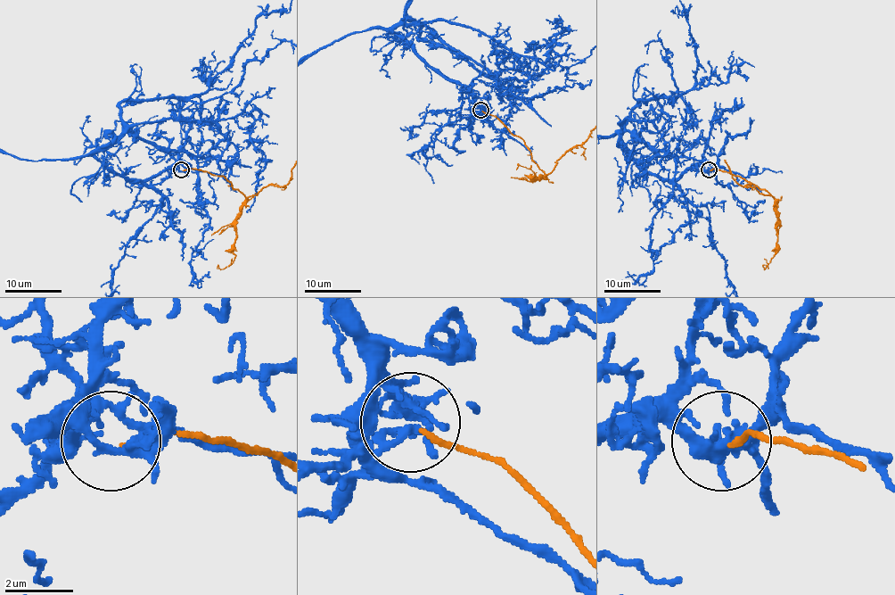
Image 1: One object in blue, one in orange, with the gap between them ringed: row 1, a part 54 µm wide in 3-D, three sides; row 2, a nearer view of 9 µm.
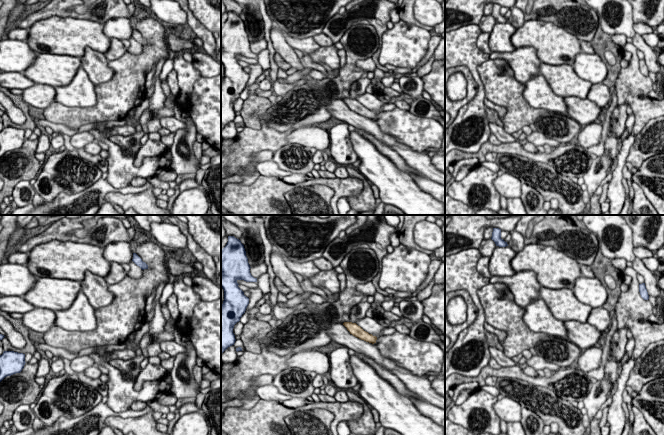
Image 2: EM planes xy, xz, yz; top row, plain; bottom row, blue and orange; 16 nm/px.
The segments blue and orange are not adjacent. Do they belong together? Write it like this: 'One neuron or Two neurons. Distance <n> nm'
Two neurons. Distance 1550 nm

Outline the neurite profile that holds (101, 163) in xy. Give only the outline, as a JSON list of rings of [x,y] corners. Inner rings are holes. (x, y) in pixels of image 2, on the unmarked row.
[[[81,150],[80,155],[83,159],[93,162],[103,173],[108,171],[107,160],[105,158],[102,158],[99,154],[92,155]]]

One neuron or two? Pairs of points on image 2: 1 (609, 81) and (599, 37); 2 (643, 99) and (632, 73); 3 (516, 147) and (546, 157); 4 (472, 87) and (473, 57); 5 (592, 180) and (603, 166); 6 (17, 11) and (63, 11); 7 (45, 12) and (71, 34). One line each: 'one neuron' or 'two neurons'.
1: one neuron
2: one neuron
3: one neuron
4: two neurons
5: one neuron
6: two neurons
7: two neurons

